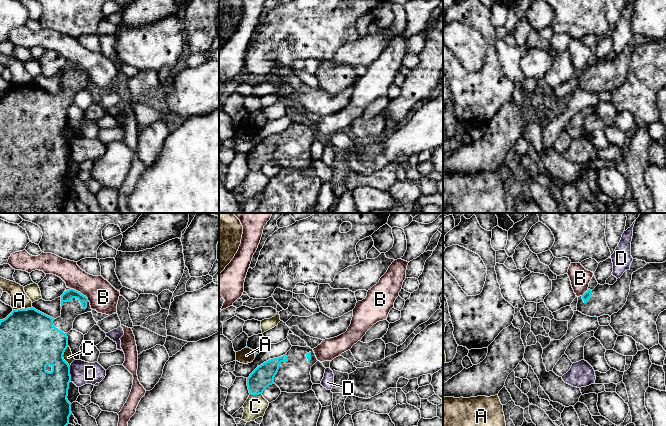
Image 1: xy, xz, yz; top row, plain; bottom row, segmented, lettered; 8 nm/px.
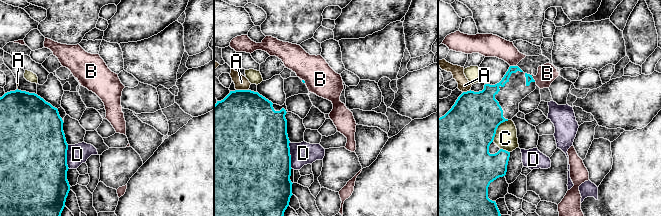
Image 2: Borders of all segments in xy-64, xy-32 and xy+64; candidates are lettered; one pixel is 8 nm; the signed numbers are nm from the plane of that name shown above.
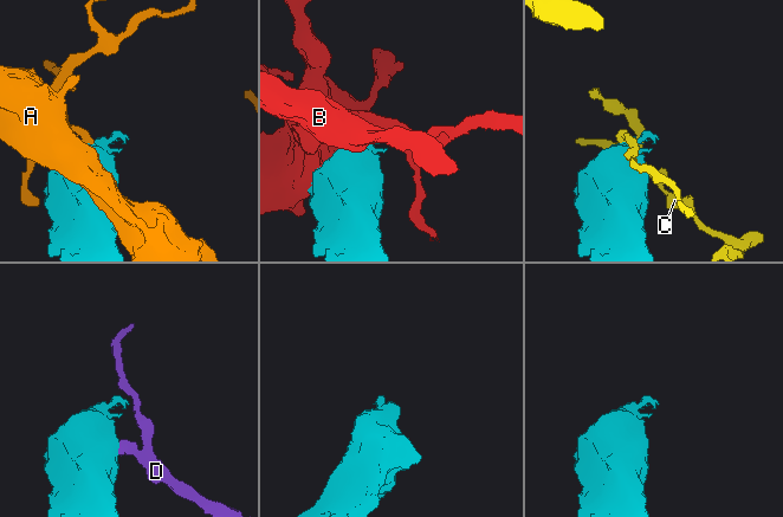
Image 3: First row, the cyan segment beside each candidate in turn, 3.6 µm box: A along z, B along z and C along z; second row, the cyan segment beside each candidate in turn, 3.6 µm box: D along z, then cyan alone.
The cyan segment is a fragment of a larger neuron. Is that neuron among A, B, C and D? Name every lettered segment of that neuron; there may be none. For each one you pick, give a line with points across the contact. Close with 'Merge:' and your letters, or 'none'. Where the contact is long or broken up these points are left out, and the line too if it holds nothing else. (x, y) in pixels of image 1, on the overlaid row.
Merge: none

